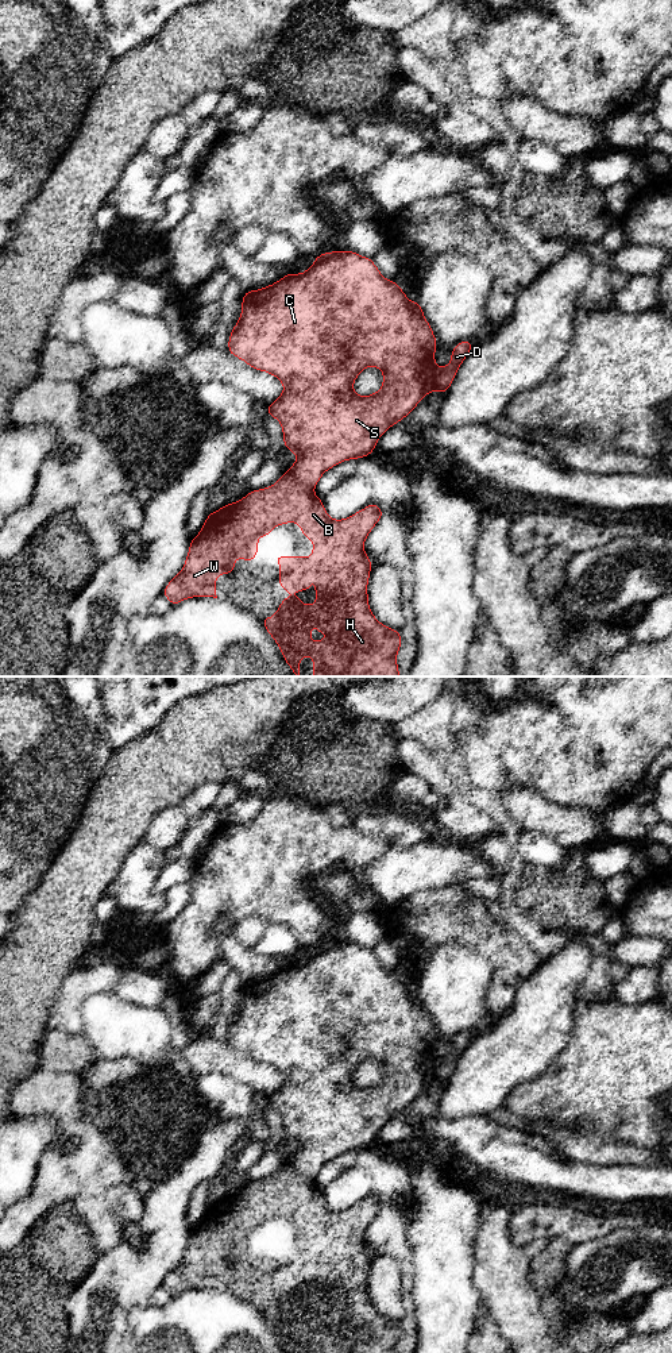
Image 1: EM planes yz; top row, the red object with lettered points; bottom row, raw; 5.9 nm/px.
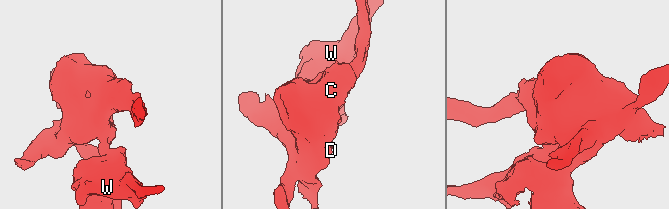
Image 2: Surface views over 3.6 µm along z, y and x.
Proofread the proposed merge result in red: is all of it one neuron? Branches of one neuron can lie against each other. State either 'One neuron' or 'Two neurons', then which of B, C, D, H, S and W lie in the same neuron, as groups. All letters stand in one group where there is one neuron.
Two neurons. Groups: B H W / C D S

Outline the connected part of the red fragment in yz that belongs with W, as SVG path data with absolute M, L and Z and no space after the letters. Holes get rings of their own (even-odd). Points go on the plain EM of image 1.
M289 1161L271 1177L258 1180L258 1182L250 1182L247 1187L244 1187L242 1191L237 1194L229 1194L225 1198L217 1200L216 1203L212 1203L208 1206L201 1222L196 1229L192 1230L190 1237L189 1237L189 1244L185 1252L185 1256L182 1261L165 1277L163 1287L170 1292L171 1298L182 1294L186 1290L193 1290L193 1288L213 1288L217 1290L216 1287L216 1269L221 1265L233 1265L235 1264L235 1250L242 1249L246 1253L255 1252L256 1250L256 1244L259 1241L258 1237L258 1230L260 1227L269 1227L273 1223L273 1219L277 1217L285 1217L290 1213L294 1215L301 1215L300 1221L302 1226L309 1231L314 1233L316 1237L310 1240L310 1244L313 1245L310 1249L306 1248L282 1248L277 1246L274 1248L275 1254L281 1254L282 1257L278 1261L278 1268L279 1268L279 1279L282 1281L287 1281L290 1285L293 1285L296 1281L297 1283L308 1283L310 1280L310 1272L312 1267L316 1267L316 1294L313 1296L304 1296L301 1288L287 1288L281 1292L281 1296L277 1302L277 1304L273 1308L263 1308L260 1312L266 1318L266 1322L269 1326L275 1331L275 1334L279 1337L281 1345L286 1353L300 1353L301 1349L308 1349L312 1348L314 1353L397 1353L397 1346L398 1342L402 1337L402 1330L401 1325L397 1321L391 1321L382 1314L379 1314L375 1307L372 1306L370 1296L368 1296L368 1284L367 1284L367 1277L368 1277L368 1269L372 1258L372 1253L364 1244L364 1231L367 1230L368 1225L371 1221L378 1215L379 1210L385 1206L385 1203L374 1194L367 1196L364 1200L351 1206L347 1210L343 1211L335 1211L327 1206L327 1200L323 1195L323 1191L320 1191L313 1182L308 1180L305 1176L298 1173ZM312 1306L316 1306L316 1322L320 1326L323 1322L327 1325L327 1331L317 1331L312 1333L309 1329L309 1325L312 1323L312 1317L310 1317L310 1308Z

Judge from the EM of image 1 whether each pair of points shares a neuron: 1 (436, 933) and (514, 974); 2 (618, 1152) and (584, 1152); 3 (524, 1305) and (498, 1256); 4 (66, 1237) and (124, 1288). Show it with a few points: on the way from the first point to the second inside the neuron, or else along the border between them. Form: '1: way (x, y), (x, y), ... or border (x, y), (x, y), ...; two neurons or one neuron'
1: way (456, 933), (475, 933), (495, 953); one neuron
2: way (610, 1152), (593, 1152); one neuron
3: way (512, 1292), (505, 1286), (501, 1268); one neuron
4: border (99, 1255), (91, 1271), (76, 1287); two neurons

